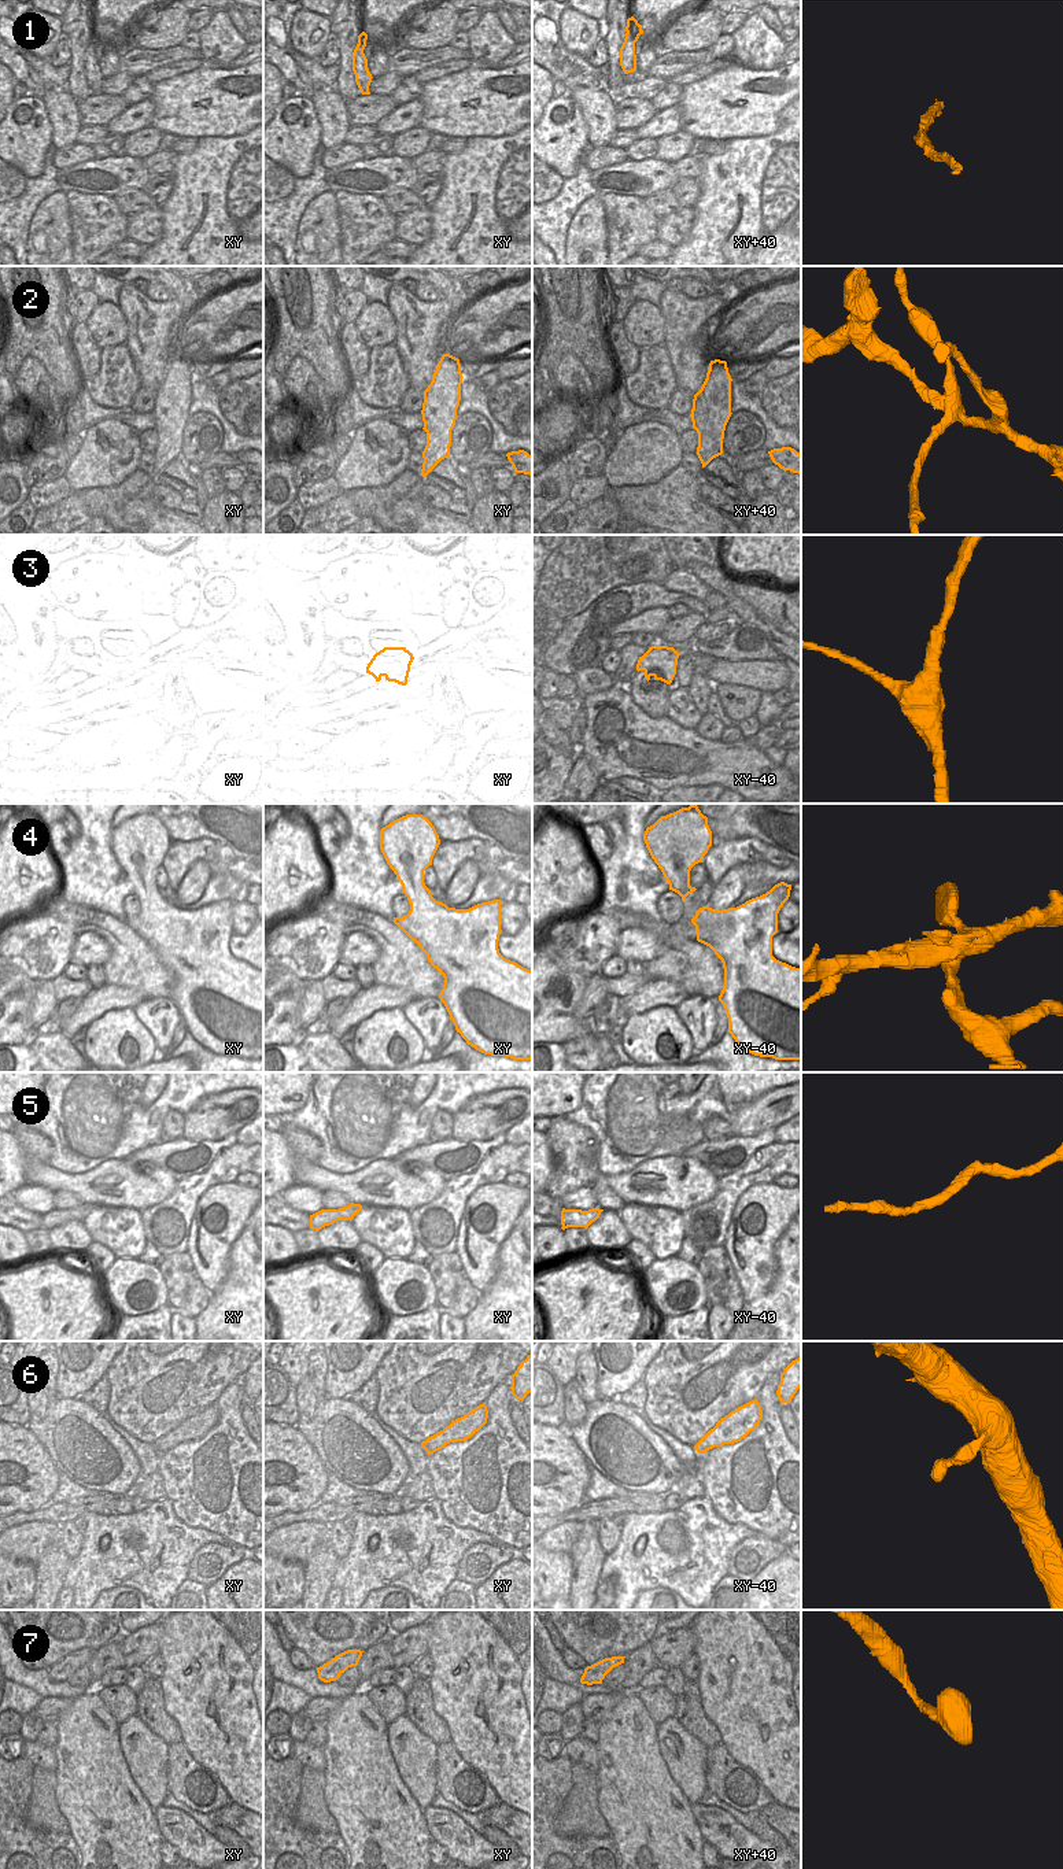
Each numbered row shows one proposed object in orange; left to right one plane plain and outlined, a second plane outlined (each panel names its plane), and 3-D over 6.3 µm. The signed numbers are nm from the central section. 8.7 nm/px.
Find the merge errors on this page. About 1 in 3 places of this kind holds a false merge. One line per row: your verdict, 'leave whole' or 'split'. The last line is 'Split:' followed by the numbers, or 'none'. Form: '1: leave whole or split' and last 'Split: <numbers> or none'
1: leave whole
2: split
3: leave whole
4: leave whole
5: split
6: leave whole
7: leave whole
Split: 2, 5

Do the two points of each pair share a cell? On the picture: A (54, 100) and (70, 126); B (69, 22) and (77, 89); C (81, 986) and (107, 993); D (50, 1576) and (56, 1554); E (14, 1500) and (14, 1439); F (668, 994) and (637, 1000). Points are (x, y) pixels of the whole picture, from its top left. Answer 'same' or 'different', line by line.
A: same
B: different
C: different
D: same
E: same
F: same

